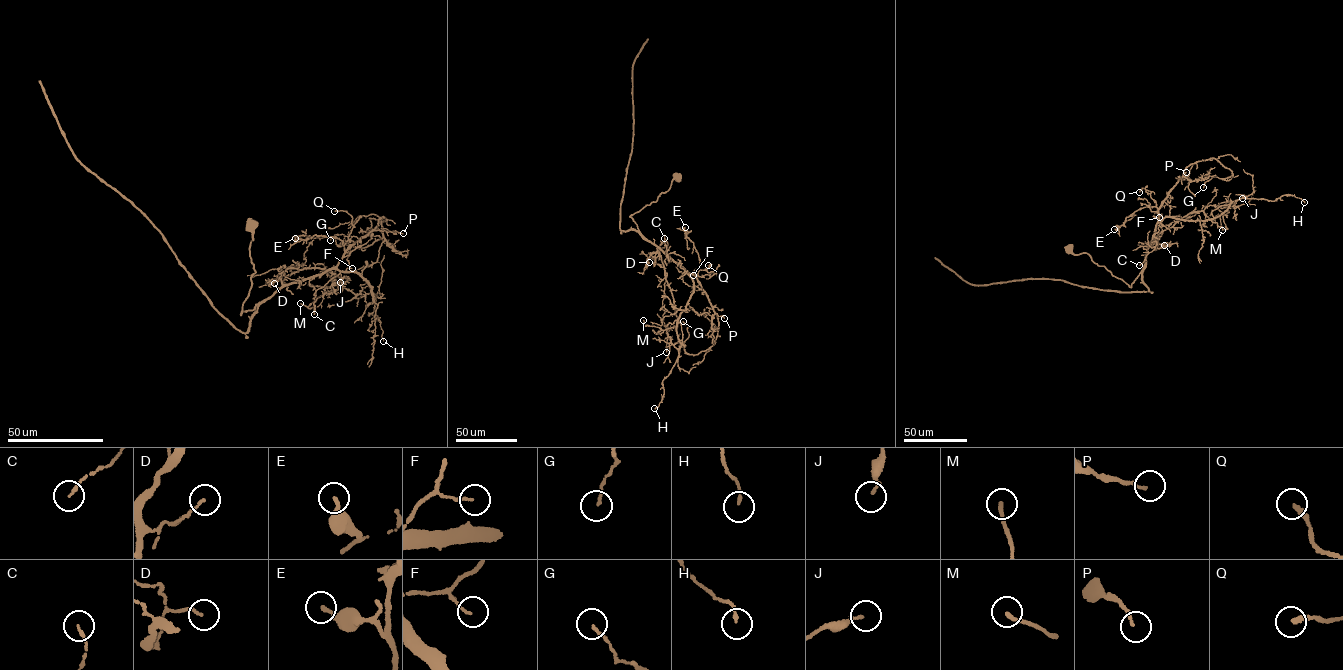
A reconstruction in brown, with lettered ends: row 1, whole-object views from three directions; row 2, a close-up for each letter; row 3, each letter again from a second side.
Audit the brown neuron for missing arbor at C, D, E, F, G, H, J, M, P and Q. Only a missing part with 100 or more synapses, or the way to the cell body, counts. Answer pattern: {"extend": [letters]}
{"extend": []}

